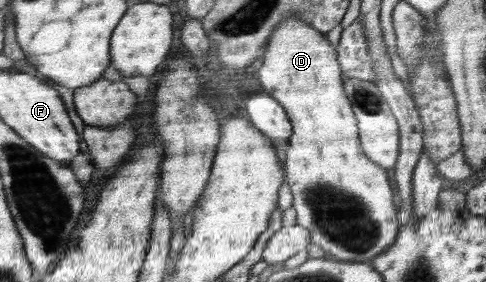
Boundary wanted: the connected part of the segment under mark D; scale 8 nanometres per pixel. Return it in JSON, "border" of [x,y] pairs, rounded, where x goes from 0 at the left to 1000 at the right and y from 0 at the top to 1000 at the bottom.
{"border":[[[595,57],[562,110],[560,149],[556,152],[556,167],[549,170],[547,195],[543,195],[543,220],[531,248],[531,273],[535,273],[535,294],[539,294],[543,323],[564,340],[564,351],[570,351],[572,365],[578,365],[580,379],[586,379],[593,415],[601,429],[603,479],[586,507],[588,571],[584,578],[588,578],[588,649],[593,649],[593,663],[597,663],[597,677],[601,681],[601,727],[609,745],[609,791],[621,798],[626,809],[636,809],[636,819],[642,826],[638,872],[650,869],[650,876],[660,876],[669,897],[683,904],[685,918],[708,929],[761,936],[761,926],[790,897],[811,862],[815,833],[823,819],[823,784],[815,770],[819,762],[819,741],[811,727],[811,677],[802,663],[802,642],[794,628],[794,606],[786,599],[784,582],[770,578],[770,567],[751,546],[726,372],[710,330],[708,255],[700,245],[700,223],[693,216],[691,177],[681,167],[673,142],[673,124],[667,113],[638,99],[628,74],[617,71],[611,57]]]}

